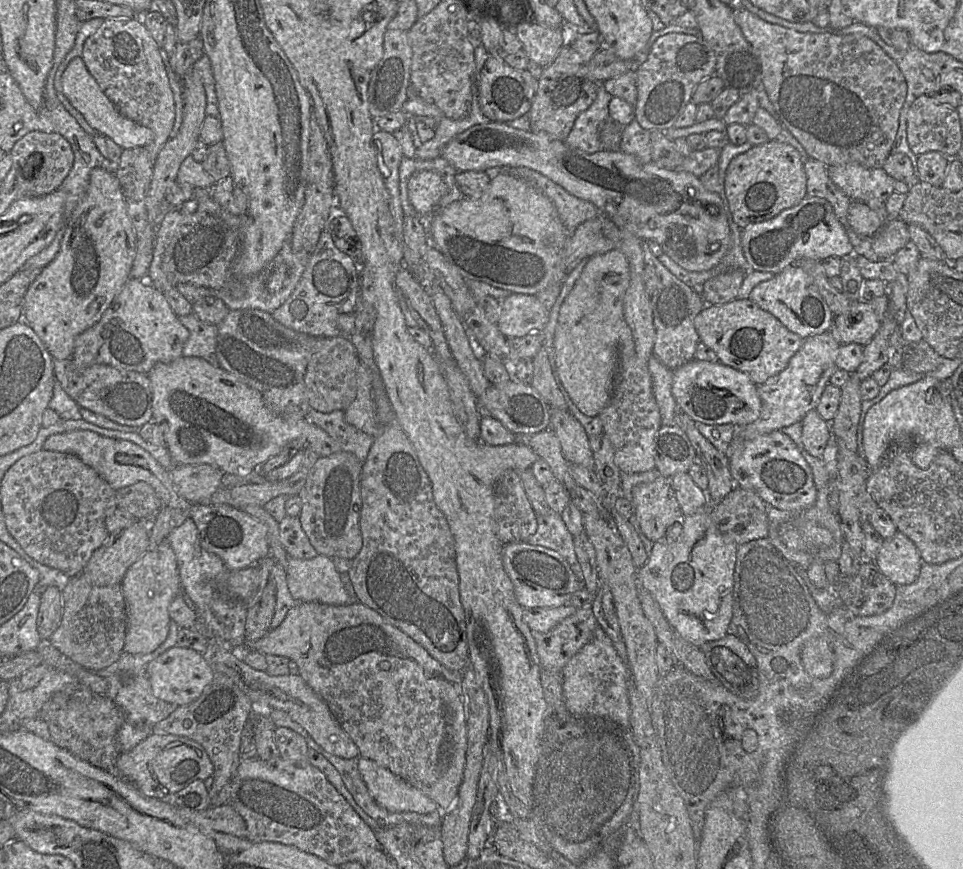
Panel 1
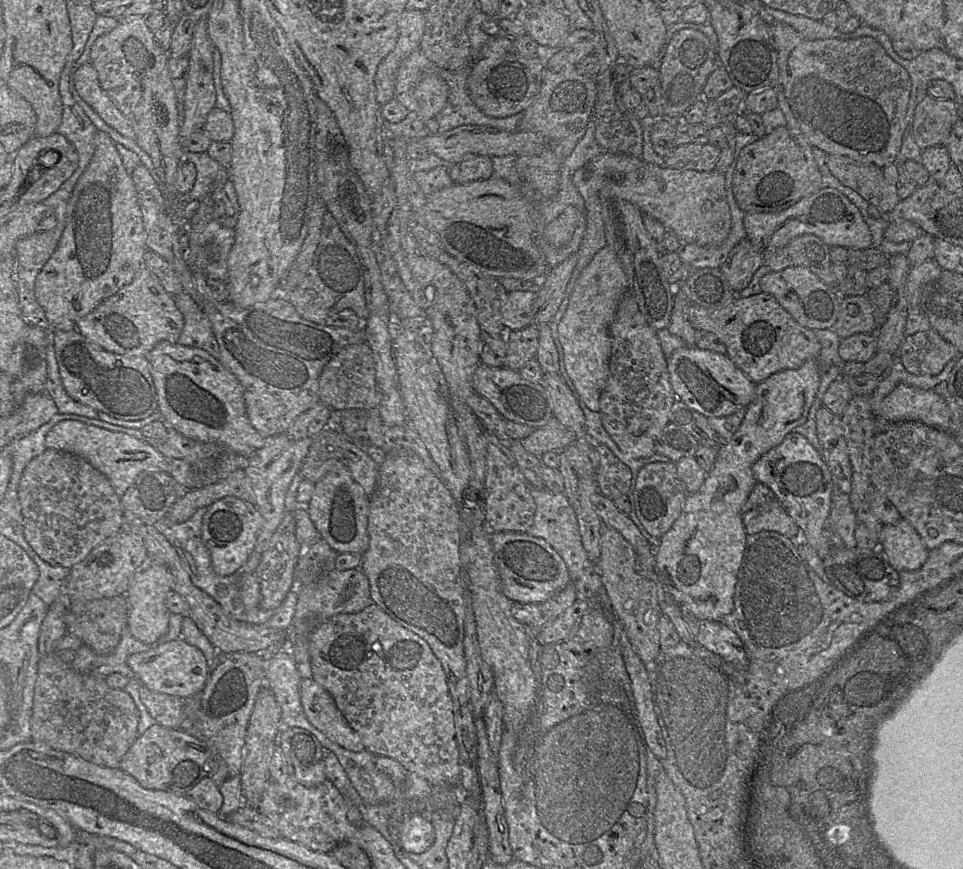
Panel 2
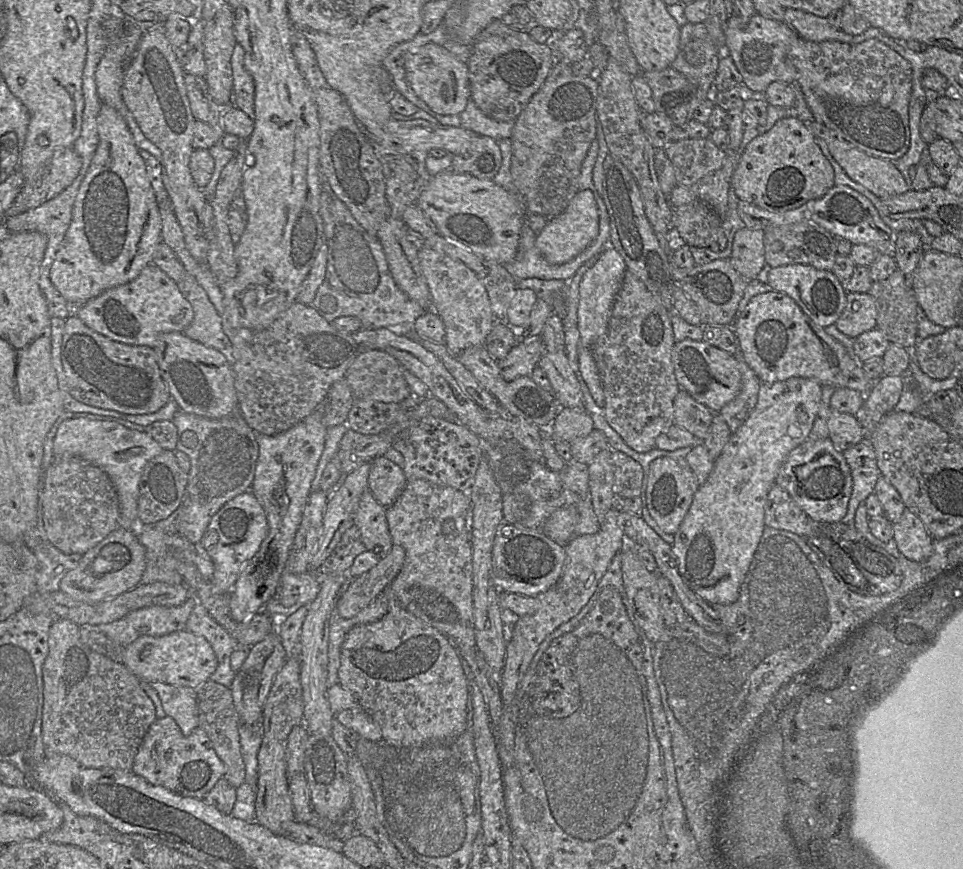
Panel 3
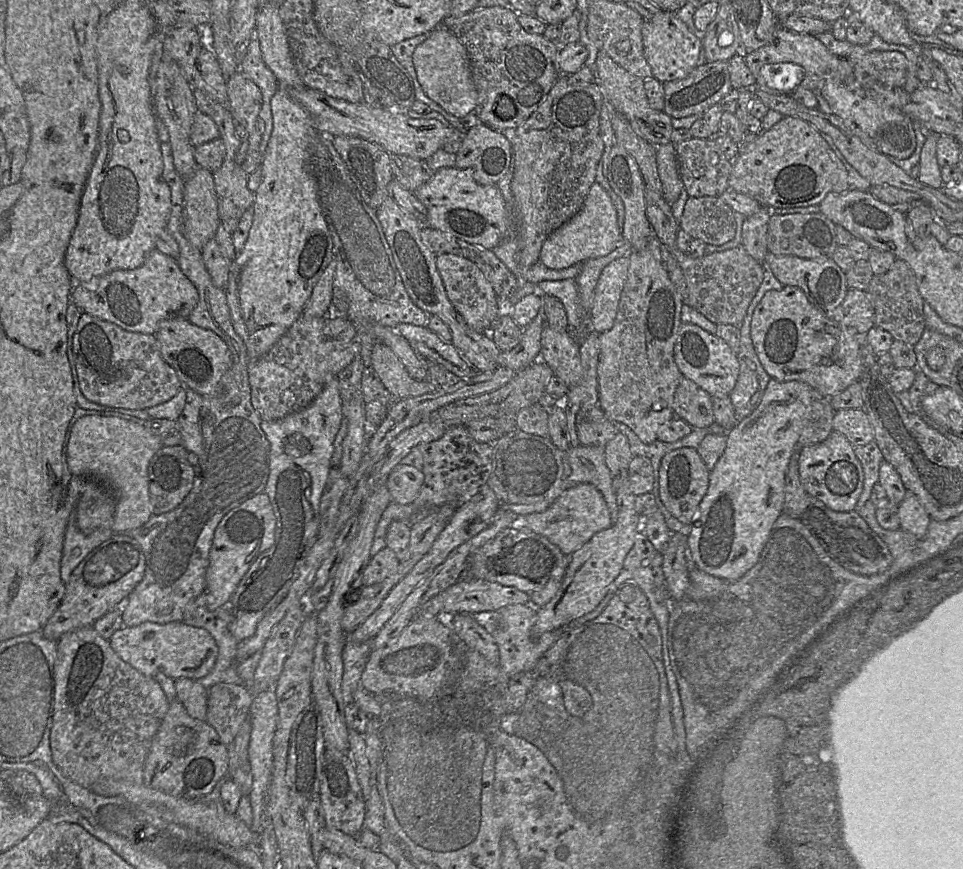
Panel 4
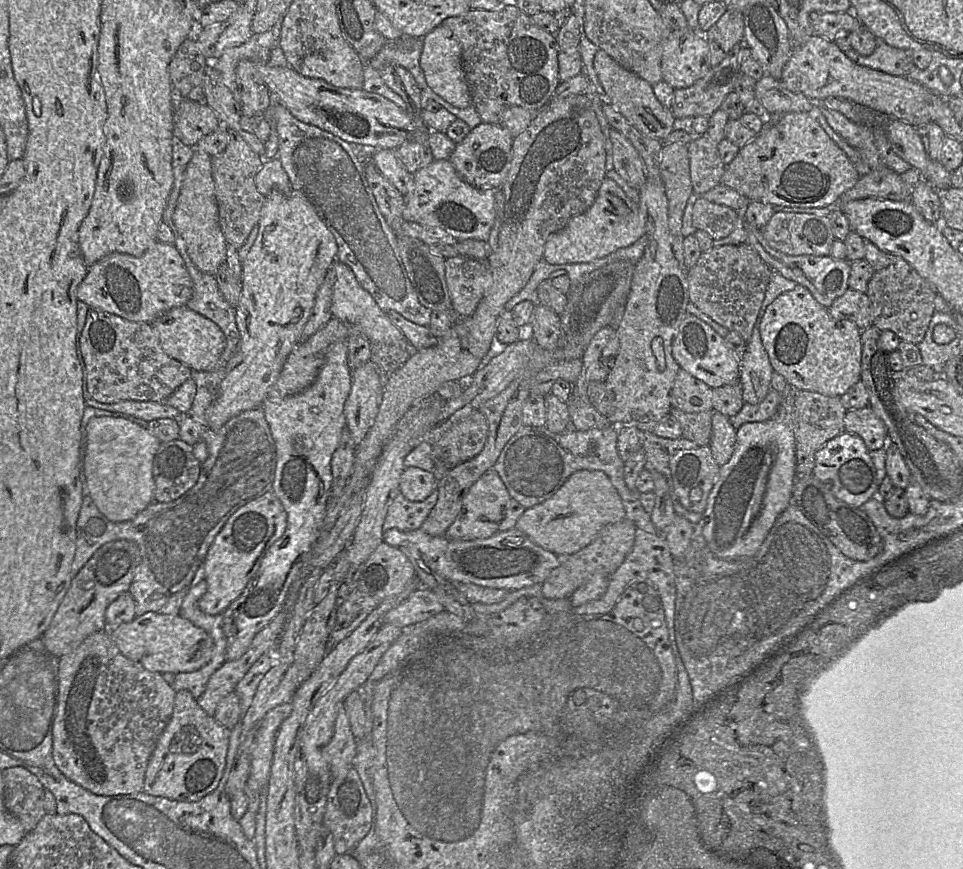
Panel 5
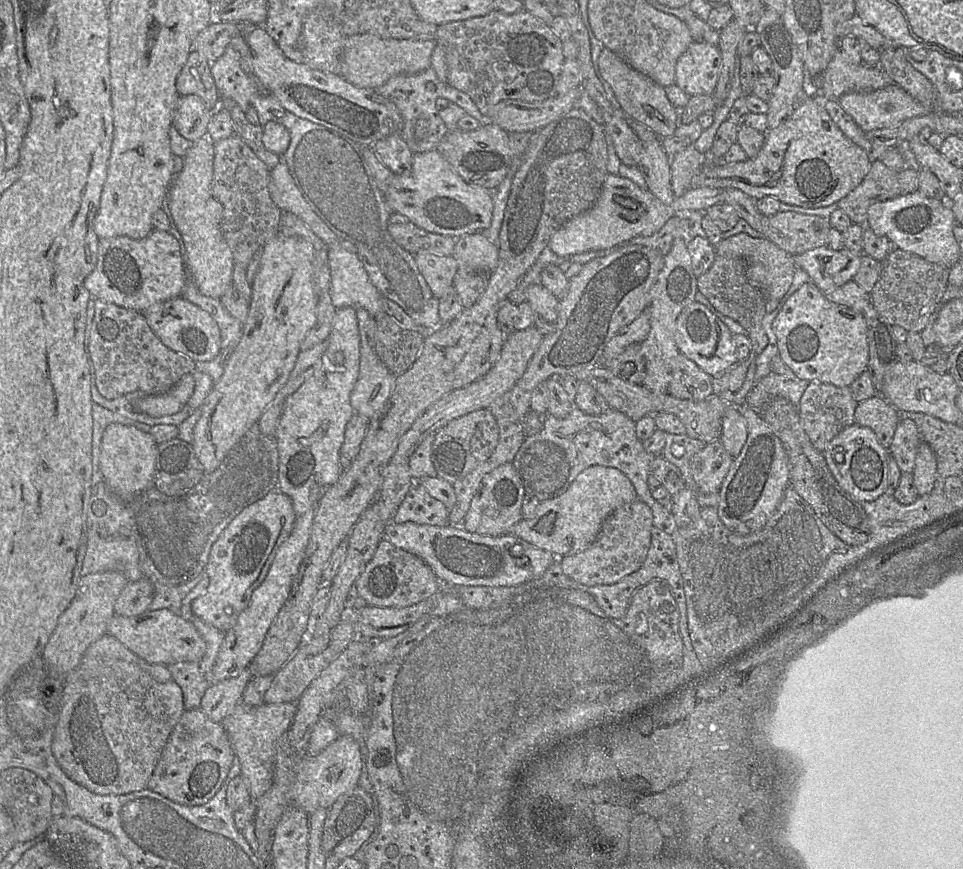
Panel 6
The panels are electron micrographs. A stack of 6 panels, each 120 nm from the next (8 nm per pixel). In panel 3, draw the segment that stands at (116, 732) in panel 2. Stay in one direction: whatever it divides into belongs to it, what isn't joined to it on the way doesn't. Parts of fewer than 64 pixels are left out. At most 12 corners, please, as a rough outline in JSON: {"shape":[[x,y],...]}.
{"shape":[[63,618],[43,664],[46,755],[131,770],[155,706]]}

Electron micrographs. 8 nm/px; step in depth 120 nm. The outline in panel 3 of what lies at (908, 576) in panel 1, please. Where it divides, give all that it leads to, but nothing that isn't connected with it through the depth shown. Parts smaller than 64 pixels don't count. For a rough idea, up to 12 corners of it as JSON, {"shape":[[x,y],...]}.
{"shape":[[906,507],[893,523],[892,540],[912,561],[925,560],[933,537]]}

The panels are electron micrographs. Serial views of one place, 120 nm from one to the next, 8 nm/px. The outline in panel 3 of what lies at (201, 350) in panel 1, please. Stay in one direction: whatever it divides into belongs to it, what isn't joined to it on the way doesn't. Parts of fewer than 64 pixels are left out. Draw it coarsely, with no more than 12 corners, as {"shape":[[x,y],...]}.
{"shape":[[196,278],[178,284],[194,313],[183,333],[221,352],[232,366],[232,344],[221,316]]}

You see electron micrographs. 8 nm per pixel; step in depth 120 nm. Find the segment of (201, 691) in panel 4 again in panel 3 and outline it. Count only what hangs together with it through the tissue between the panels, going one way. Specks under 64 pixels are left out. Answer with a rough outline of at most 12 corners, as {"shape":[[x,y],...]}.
{"shape":[[157,682],[163,715],[198,728],[196,689]]}

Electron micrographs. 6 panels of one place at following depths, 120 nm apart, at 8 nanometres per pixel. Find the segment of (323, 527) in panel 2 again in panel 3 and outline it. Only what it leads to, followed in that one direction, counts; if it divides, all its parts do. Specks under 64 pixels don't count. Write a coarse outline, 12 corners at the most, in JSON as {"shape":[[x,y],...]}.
{"shape":[[366,490],[354,524],[366,551],[394,545],[386,508]]}

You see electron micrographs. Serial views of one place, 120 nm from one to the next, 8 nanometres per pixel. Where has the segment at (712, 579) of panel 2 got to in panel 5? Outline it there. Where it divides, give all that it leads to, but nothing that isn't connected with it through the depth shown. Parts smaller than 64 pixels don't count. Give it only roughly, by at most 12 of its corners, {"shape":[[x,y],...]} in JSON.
{"shape":[[794,399],[737,429],[703,512],[713,554],[753,556],[790,504]]}

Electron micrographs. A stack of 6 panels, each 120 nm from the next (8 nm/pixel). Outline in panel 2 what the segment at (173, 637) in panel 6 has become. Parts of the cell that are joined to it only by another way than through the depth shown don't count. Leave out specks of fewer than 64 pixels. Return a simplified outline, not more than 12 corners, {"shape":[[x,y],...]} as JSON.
{"shape":[[182,637],[129,656],[148,690],[183,700],[210,674]]}

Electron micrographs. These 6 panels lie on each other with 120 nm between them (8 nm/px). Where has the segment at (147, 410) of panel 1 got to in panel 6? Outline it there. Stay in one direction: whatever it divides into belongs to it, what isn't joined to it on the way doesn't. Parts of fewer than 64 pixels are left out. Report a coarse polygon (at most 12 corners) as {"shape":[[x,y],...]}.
{"shape":[[94,299],[88,337],[107,399],[171,390],[196,362],[140,312]]}

